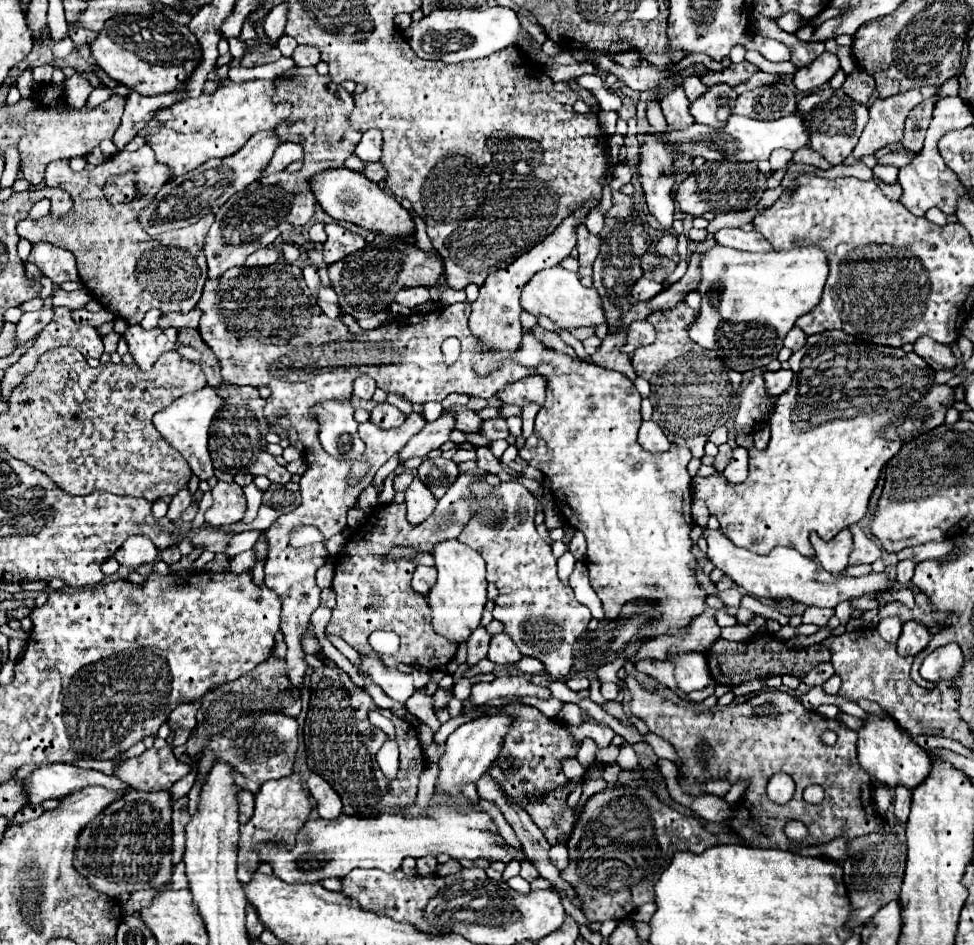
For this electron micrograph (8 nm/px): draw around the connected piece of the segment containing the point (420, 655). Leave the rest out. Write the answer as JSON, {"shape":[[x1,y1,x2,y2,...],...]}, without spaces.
{"shape":[[479,470,459,474,457,482,439,500,431,518,427,518,419,526,411,526,407,522,406,504,391,502,379,506,361,526,357,526,351,532,335,562,333,590,337,594,337,606,333,608,333,618,327,626,327,632,339,634,359,654,367,654,373,652,369,646,369,634,373,630,393,630,401,638,401,648,397,650,397,654,379,655,387,666,409,662,425,670,445,670,445,664,449,664,455,658,457,646,435,634,431,626,427,600,415,590,411,590,411,576,419,564,407,558,399,560,385,558,395,546,409,546,415,548,417,552,431,554,435,544,439,544,441,540,457,538,471,518,471,512,463,510,463,500,471,498,469,482,473,482,475,478,483,478,483,474]]}

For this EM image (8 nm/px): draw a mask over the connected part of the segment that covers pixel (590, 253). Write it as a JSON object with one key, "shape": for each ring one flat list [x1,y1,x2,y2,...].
{"shape":[[579,226,577,230,577,250,579,250,579,276,591,276,591,266,593,266,593,260,597,258,597,252,599,252,599,246,601,246,601,240,599,236,593,236,587,232,585,226]]}

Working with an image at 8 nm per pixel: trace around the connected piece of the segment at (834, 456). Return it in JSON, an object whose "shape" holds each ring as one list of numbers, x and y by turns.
{"shape":[[921,374,921,380,915,382,931,382,925,396,915,398,915,404,905,406,899,412,883,410,859,414,849,420,831,420,811,430,801,430,801,424,789,422,789,404,777,404,775,412,769,418,771,440,765,450,749,450,749,476,743,484,731,484,723,478,723,474,715,472,713,476,693,478,693,498,705,500,709,512,719,520,723,534,735,542,735,546,747,548,755,554,769,554,775,546,795,548,807,558,815,558,815,550,809,542,813,532,823,540,831,540,843,528,859,522,867,514,867,502,871,498,873,488,877,486,881,468,899,452,899,448,911,440,915,434,929,432,945,422,945,412,953,402,951,388,947,384,935,384,935,374]]}

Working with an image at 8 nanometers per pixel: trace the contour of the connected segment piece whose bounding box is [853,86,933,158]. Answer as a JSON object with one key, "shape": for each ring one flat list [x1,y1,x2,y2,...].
{"shape":[[923,86,919,90,909,90,891,98,877,98,869,108,869,122,853,148,855,158,863,158,875,154,887,144,899,142,903,138,903,124,911,108,915,108,921,100,933,96,933,86]]}

